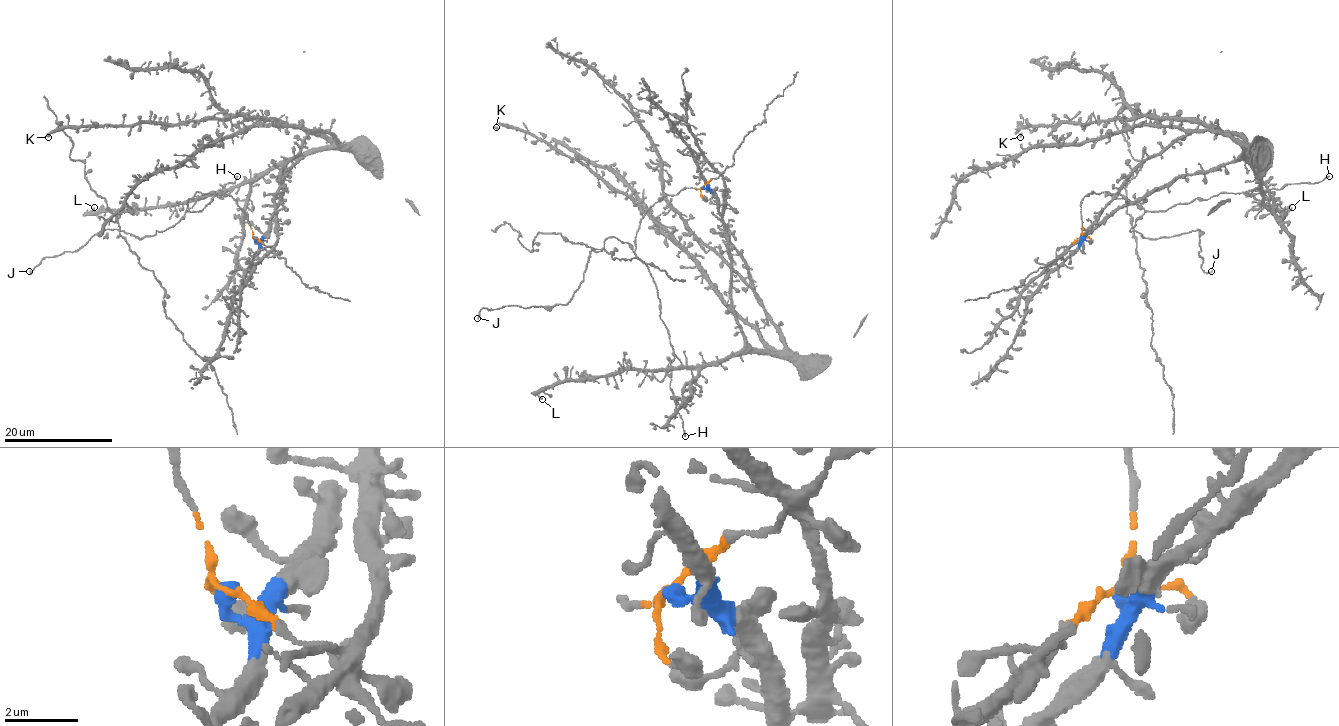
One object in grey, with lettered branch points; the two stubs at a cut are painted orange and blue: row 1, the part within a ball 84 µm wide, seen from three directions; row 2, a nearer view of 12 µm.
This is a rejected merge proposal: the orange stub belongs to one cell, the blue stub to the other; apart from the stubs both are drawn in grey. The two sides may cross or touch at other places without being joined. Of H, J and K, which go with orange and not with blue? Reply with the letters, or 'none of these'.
H, J

